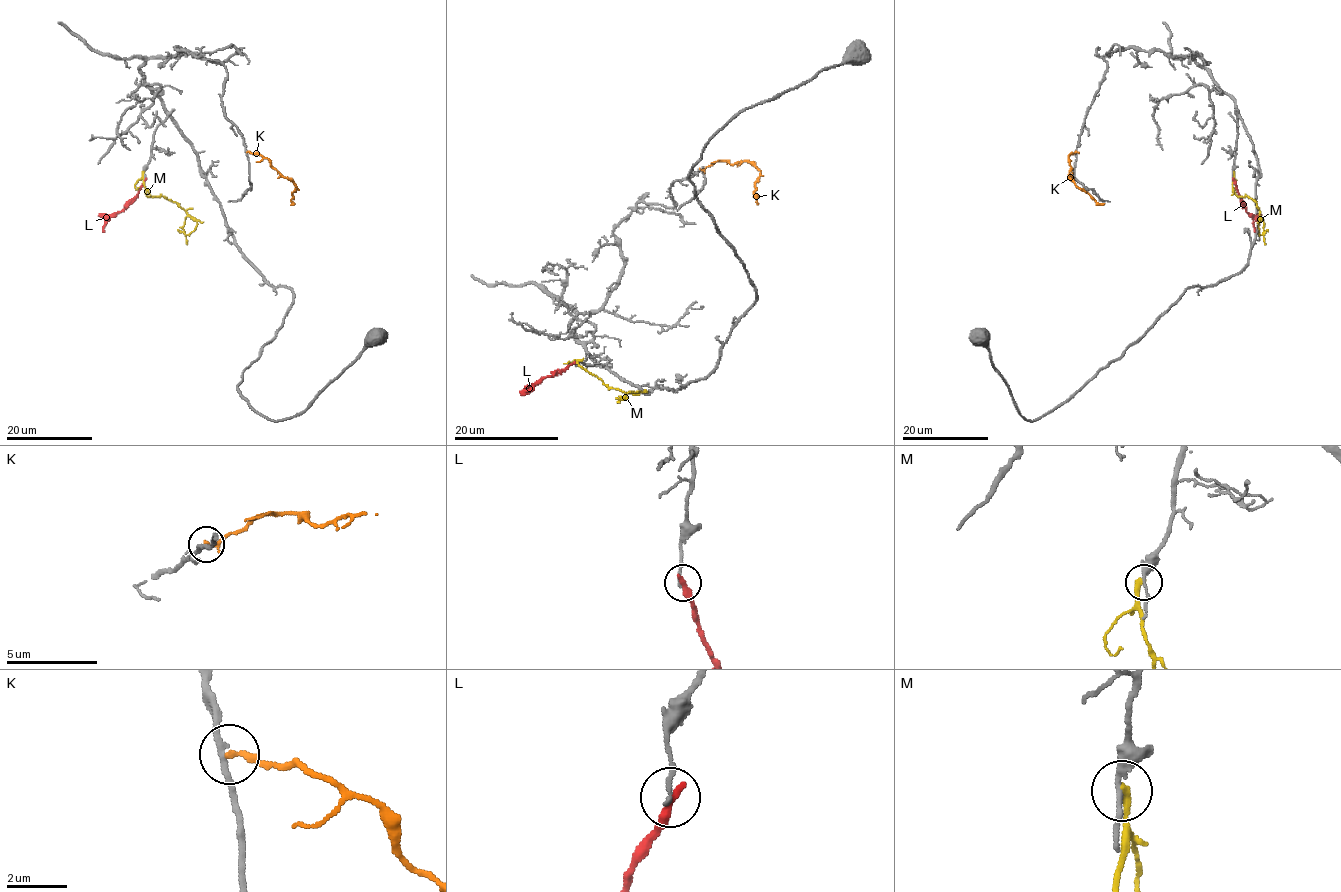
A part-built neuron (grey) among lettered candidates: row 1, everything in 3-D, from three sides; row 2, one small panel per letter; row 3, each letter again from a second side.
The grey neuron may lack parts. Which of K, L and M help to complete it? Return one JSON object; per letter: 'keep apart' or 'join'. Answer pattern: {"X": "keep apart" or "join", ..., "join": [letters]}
{"K": "keep apart", "L": "keep apart", "M": "keep apart", "join": []}

